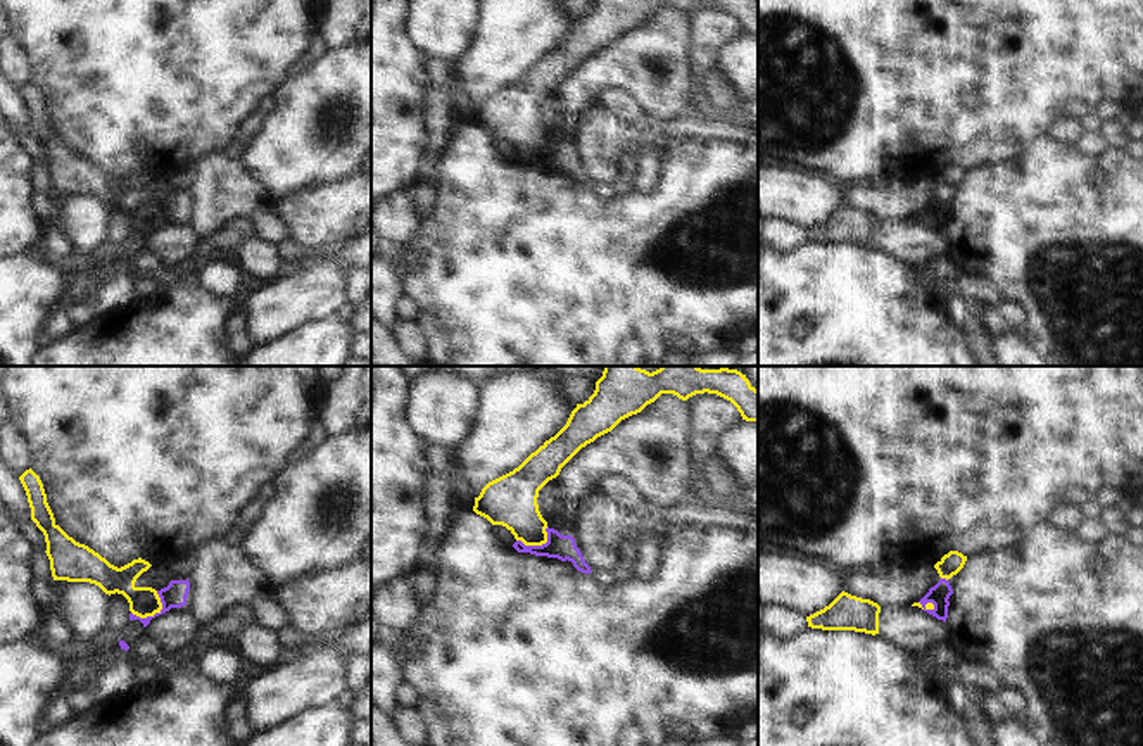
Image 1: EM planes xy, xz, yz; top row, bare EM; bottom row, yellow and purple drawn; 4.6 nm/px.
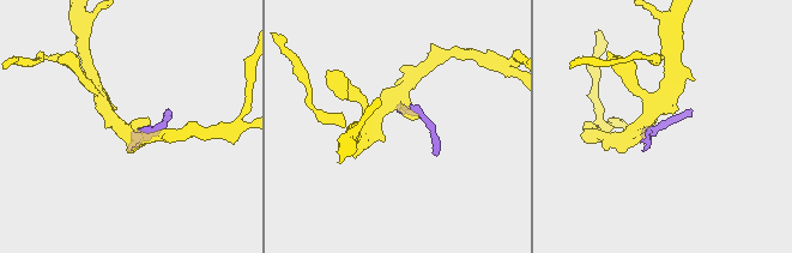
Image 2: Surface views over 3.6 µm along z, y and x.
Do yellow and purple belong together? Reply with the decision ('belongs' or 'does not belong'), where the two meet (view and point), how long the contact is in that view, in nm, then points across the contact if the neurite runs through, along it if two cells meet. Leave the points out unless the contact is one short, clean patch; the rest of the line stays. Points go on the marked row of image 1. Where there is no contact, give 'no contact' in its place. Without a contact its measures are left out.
does not belong; contact xy (154, 613); length 170 nm; border xy (157, 591), (161, 603), (157, 612), (145, 617), (132, 613)

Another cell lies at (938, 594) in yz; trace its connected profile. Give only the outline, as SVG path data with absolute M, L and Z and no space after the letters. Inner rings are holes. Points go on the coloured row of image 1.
M941 578L929 592L919 601L929 615L936 616L938 620L946 622L948 618L948 606L950 596L953 589L946 578Z

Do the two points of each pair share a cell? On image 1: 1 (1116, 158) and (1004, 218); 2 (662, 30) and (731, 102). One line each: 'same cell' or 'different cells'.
1: same cell
2: different cells

